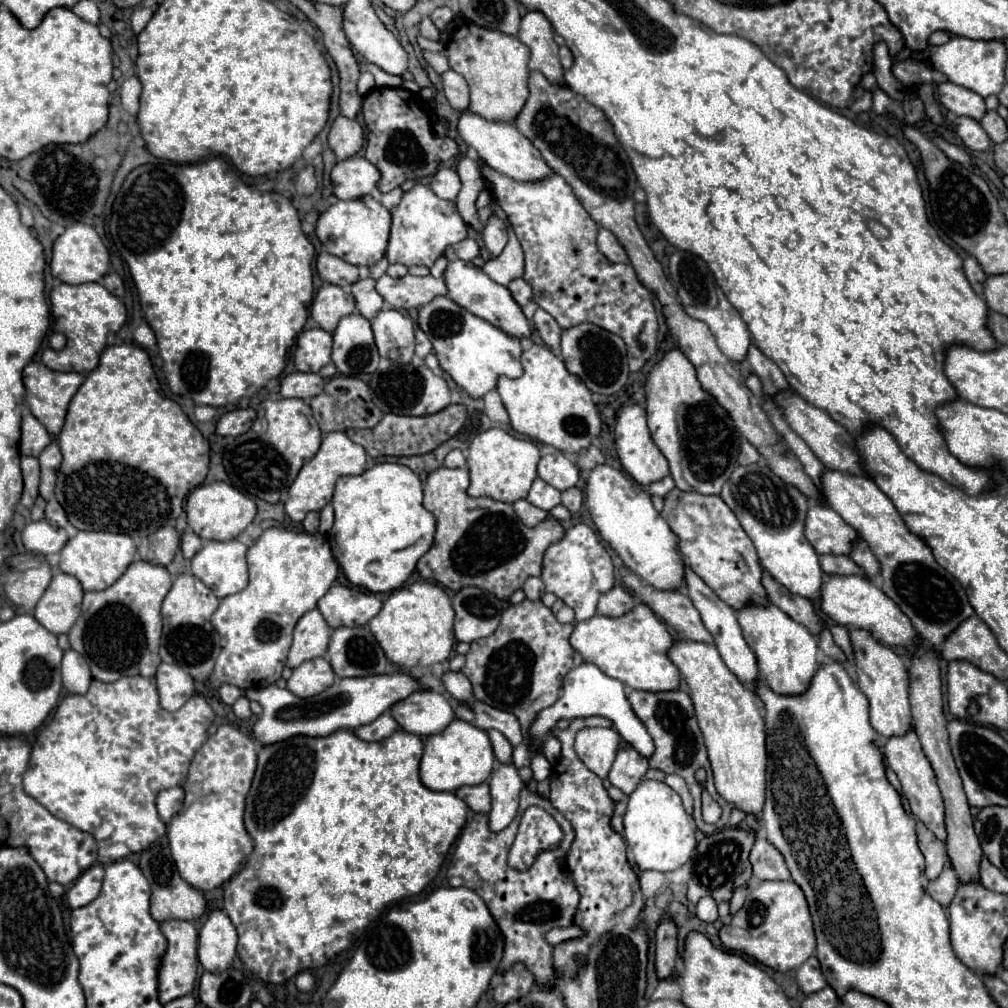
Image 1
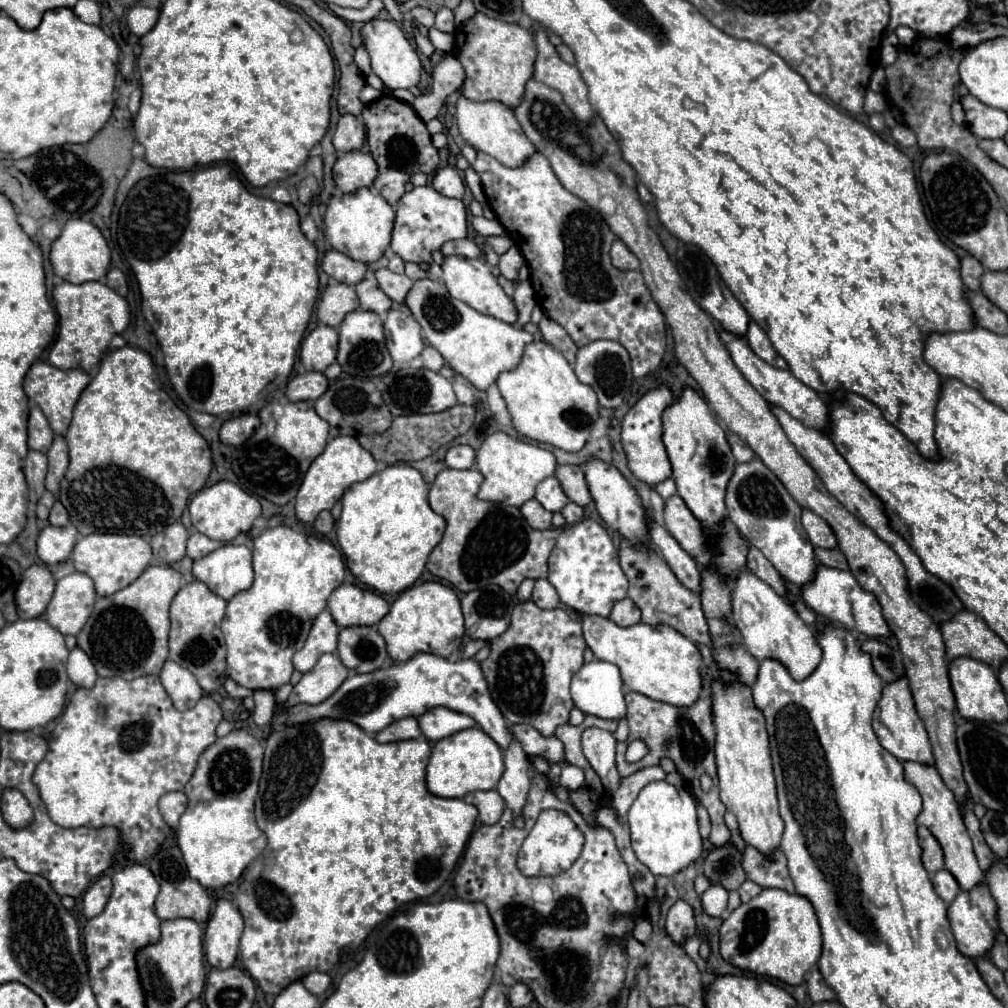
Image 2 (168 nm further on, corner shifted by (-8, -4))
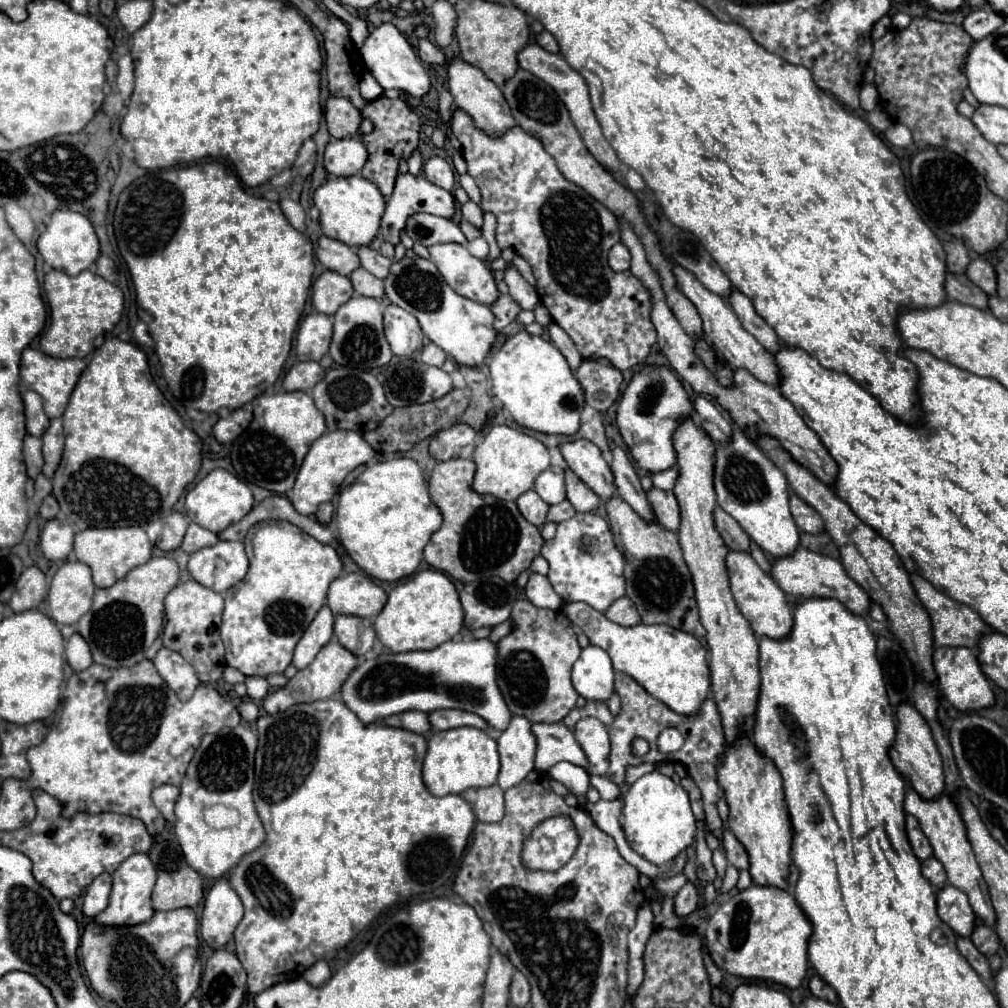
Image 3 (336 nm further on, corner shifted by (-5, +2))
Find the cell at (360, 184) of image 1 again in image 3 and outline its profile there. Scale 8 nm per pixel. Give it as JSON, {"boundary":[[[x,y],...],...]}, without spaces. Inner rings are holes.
{"boundary":[[[331,139],[325,149],[325,169],[335,177],[357,175],[365,165],[365,145],[359,139]]]}

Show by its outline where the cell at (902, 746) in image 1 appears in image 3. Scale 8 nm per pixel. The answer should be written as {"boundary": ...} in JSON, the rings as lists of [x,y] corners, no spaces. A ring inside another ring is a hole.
{"boundary":[[[907,789],[907,795],[905,795],[905,801],[903,801],[903,809],[909,813],[909,815],[915,815],[921,823],[921,829],[923,833],[927,835],[931,847],[933,847],[933,855],[943,863],[945,871],[947,871],[947,881],[961,889],[963,893],[967,893],[969,897],[969,903],[975,911],[975,915],[979,919],[983,919],[983,923],[987,927],[995,927],[995,909],[991,905],[991,897],[989,897],[989,891],[987,891],[987,883],[981,875],[981,869],[977,865],[977,859],[975,859],[975,853],[967,841],[967,835],[965,835],[965,825],[959,817],[959,811],[955,807],[955,803],[945,795],[941,797],[941,801],[921,801],[921,797],[917,797],[917,793],[913,793],[913,789]]]}

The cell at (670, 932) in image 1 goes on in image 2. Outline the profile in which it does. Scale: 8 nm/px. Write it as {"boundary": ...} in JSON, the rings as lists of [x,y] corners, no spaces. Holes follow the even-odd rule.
{"boundary":[[[676,901],[666,915],[666,933],[676,945],[684,945],[696,933],[694,913],[686,901]]]}

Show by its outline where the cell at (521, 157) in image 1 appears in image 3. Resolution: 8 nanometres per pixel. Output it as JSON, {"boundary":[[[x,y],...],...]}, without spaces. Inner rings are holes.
{"boundary":[[[455,55],[447,63],[447,75],[449,75],[449,91],[455,99],[455,105],[459,109],[465,109],[473,117],[473,121],[479,129],[485,129],[485,133],[505,133],[505,129],[509,129],[509,125],[515,125],[509,105],[505,101],[499,85],[495,85],[491,79],[487,79],[479,67],[471,65]]]}

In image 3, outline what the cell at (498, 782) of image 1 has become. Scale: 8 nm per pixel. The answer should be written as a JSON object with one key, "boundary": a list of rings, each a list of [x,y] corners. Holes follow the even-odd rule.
{"boundary":[[[515,715],[509,727],[497,739],[501,757],[501,771],[497,783],[501,785],[501,789],[509,789],[521,783],[535,767],[537,741],[531,725],[533,723],[527,717]]]}

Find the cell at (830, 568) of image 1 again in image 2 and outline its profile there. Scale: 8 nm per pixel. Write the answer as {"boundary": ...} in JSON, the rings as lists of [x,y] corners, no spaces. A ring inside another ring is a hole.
{"boundary":[[[814,549],[814,553],[816,553],[820,565],[848,571],[848,561],[840,549]]]}

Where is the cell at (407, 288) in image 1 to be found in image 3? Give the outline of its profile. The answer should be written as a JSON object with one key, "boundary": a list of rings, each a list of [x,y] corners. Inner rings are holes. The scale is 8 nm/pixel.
{"boundary":[[[357,247],[357,255],[359,255],[359,261],[361,261],[361,267],[371,271],[375,277],[385,279],[389,275],[391,259],[383,257],[379,251],[375,251],[371,247]]]}

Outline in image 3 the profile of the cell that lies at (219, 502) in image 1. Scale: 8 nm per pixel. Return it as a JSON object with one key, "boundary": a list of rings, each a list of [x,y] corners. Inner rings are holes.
{"boundary":[[[213,469],[205,479],[201,479],[193,489],[189,489],[189,493],[185,497],[187,517],[193,523],[197,523],[213,533],[219,533],[219,531],[227,529],[229,525],[241,521],[251,511],[251,507],[253,507],[251,489],[225,469]]]}

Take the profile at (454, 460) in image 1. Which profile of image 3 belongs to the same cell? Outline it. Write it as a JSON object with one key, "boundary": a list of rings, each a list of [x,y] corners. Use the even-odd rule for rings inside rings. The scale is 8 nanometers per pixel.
{"boundary":[[[455,423],[443,427],[431,437],[429,453],[435,461],[447,461],[455,457],[469,459],[475,449],[475,431],[467,423]]]}

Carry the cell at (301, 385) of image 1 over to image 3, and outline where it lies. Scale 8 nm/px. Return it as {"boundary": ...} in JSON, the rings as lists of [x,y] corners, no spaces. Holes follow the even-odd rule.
{"boundary":[[[317,361],[295,363],[283,377],[285,391],[307,391],[325,377],[325,369]]]}

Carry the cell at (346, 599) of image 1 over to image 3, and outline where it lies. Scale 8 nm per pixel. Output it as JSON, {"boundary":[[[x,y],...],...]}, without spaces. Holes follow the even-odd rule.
{"boundary":[[[347,573],[329,587],[327,605],[335,615],[375,617],[387,601],[387,593],[365,573]]]}

